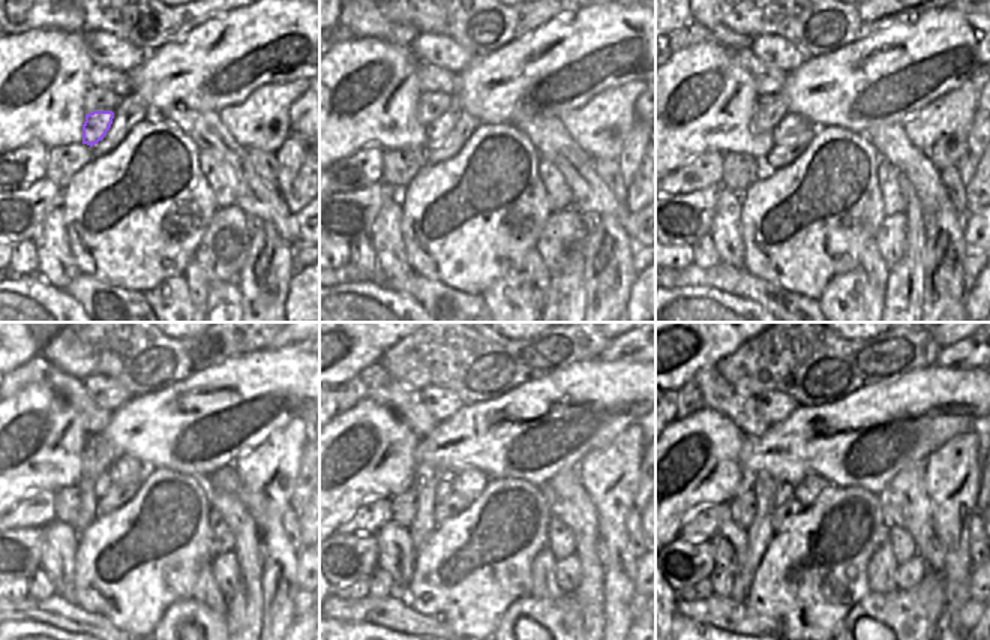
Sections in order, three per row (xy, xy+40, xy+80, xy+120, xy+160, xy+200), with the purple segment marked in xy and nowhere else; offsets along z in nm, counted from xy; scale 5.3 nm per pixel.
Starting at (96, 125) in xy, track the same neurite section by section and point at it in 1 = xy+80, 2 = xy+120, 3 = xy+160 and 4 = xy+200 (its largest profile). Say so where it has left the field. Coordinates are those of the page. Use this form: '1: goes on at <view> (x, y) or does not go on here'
1: goes on at xy+80 (791, 123)
2: goes on at xy+120 (125, 469)
3: goes on at xy+160 (470, 483)
4: goes on at xy+200 (806, 492)

